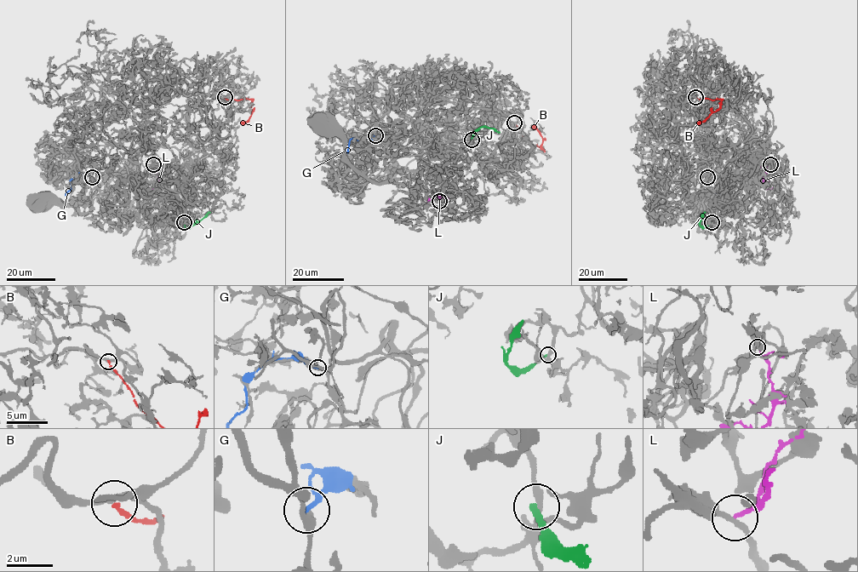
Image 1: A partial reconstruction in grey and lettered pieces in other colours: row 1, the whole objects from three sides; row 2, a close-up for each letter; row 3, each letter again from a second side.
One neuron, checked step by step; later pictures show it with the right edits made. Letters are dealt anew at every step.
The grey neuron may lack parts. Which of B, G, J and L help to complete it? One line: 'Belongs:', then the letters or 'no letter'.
Belongs: no letter

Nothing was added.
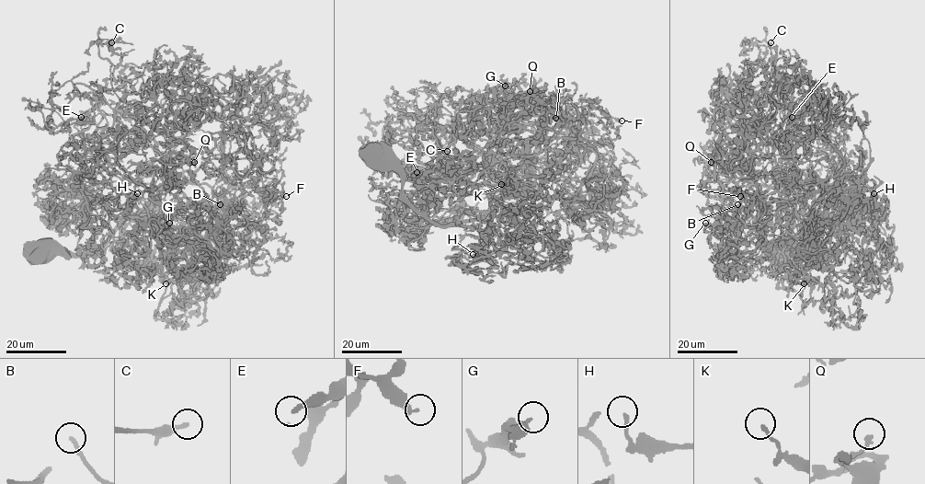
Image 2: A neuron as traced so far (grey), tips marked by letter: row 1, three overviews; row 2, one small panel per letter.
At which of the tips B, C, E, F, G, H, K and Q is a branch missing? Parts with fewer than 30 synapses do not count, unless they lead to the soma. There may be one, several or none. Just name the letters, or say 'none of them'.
B, C

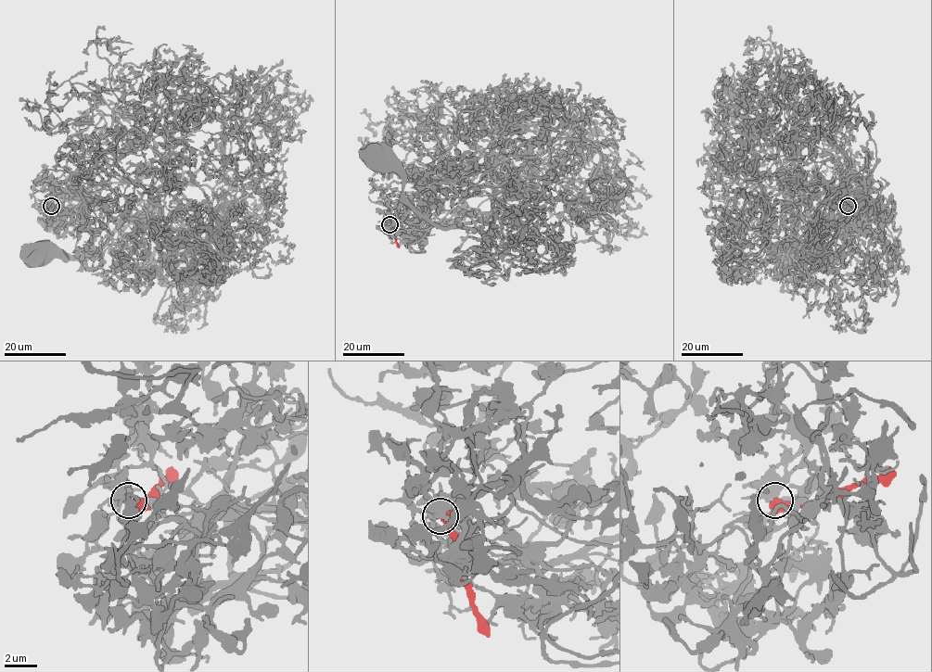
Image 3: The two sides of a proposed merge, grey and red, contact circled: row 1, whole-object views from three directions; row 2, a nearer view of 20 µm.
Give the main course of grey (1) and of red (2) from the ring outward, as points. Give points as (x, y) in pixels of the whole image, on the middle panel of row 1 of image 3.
1: (389, 224), (412, 234), (486, 221), (496, 234), (484, 219), (438, 227), (405, 197), (402, 176), (375, 159)
2: (389, 224), (398, 247)

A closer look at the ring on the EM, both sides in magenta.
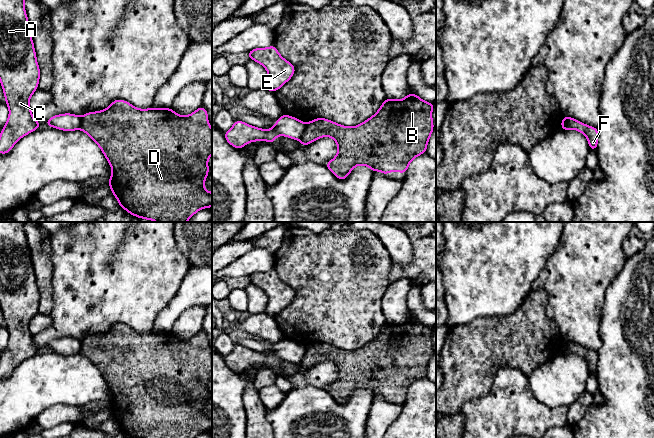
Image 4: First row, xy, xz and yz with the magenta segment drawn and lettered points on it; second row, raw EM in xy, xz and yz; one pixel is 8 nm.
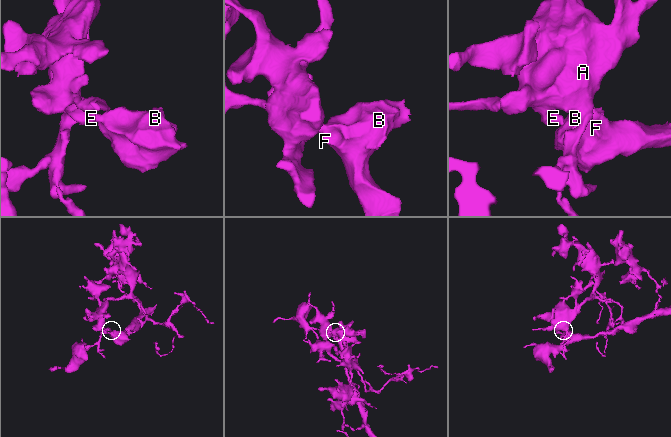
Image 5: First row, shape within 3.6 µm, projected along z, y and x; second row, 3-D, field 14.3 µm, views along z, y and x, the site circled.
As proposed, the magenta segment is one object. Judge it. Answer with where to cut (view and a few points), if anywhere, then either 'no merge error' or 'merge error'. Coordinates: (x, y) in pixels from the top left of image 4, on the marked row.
cut in xz along (306, 124), (299, 140); merge error

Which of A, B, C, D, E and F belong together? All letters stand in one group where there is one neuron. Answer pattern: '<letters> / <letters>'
A C E / B D F

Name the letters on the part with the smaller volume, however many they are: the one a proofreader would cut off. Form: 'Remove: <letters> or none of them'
Remove: B, D, F

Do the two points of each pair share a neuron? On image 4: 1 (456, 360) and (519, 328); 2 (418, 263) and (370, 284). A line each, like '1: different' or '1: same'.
1: same
2: different

